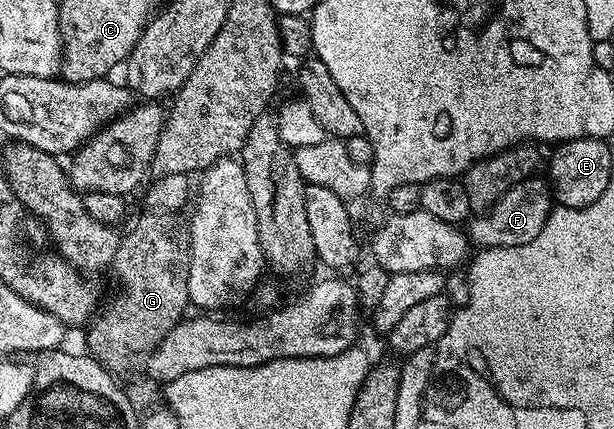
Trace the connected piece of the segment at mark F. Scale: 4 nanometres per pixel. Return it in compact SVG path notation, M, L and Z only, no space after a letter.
M539 180L523 181L517 187L505 191L505 195L501 195L496 205L472 216L465 229L470 244L475 247L508 249L537 239L537 235L541 235L553 208L553 194L548 182Z

